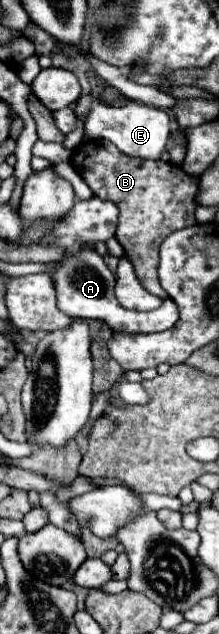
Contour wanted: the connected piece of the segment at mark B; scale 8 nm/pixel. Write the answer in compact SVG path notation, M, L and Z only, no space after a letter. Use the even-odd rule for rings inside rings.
M105 139L82 142L73 150L72 160L71 164L97 198L117 204L119 221L116 238L119 244L131 258L141 284L151 294L165 298L167 294L157 278L159 246L171 232L193 226L197 222L195 194L199 190L199 180L187 176L179 166L171 162L129 158Z

